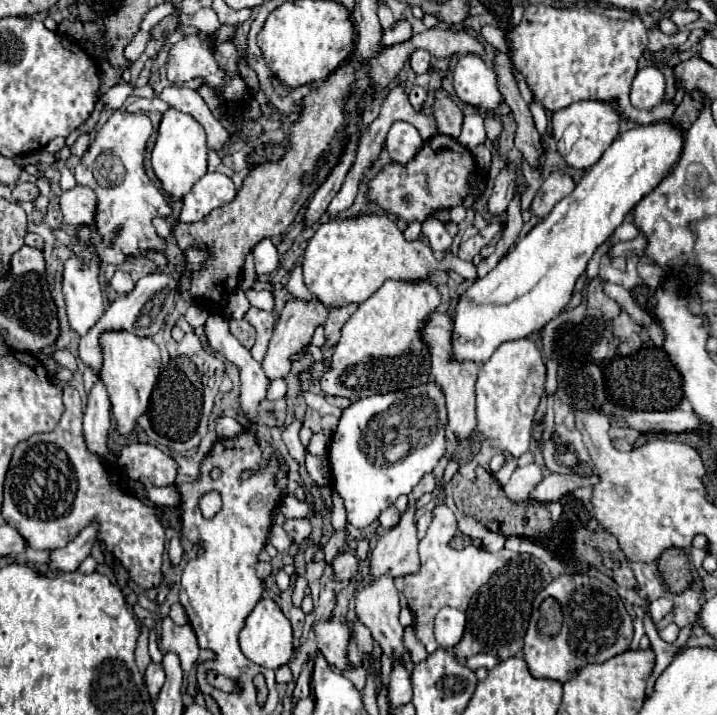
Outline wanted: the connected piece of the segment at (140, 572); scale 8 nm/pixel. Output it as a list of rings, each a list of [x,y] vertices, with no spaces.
[[[65,386],[63,402],[65,402],[65,412],[53,432],[35,434],[17,444],[7,478],[5,478],[5,492],[3,492],[5,502],[1,508],[1,516],[9,526],[13,526],[23,536],[23,540],[27,542],[27,548],[33,548],[33,550],[63,548],[91,520],[97,520],[101,524],[99,540],[105,542],[107,550],[111,550],[114,557],[121,560],[121,564],[129,570],[131,578],[141,588],[153,588],[161,582],[161,562],[163,562],[163,550],[165,550],[165,530],[161,522],[157,520],[157,512],[141,504],[135,496],[121,492],[118,487],[120,470],[103,466],[87,450],[85,440],[83,440],[83,428],[81,428],[83,404],[77,390],[71,386]]]

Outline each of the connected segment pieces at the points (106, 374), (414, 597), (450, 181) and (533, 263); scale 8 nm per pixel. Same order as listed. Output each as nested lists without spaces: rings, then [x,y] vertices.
[[[125,330],[103,332],[99,336],[99,346],[103,352],[103,366],[99,370],[99,378],[109,392],[111,412],[117,418],[119,432],[129,434],[133,430],[135,420],[147,410],[151,390],[157,382],[159,368],[161,368],[159,346],[147,336],[137,336]]]
[[[439,504],[433,508],[433,520],[423,540],[419,540],[419,558],[421,566],[419,572],[405,576],[405,596],[407,604],[413,610],[415,616],[415,632],[417,638],[425,644],[427,654],[433,654],[439,644],[433,636],[433,618],[435,614],[445,606],[457,606],[459,610],[467,610],[471,596],[507,562],[516,559],[517,554],[506,548],[500,551],[489,552],[477,546],[467,546],[463,550],[451,550],[449,542],[457,532],[457,518],[451,508],[445,504]]]
[[[437,134],[423,144],[423,148],[407,166],[389,164],[385,170],[381,170],[377,178],[369,184],[367,196],[369,200],[375,200],[383,210],[403,218],[405,222],[423,222],[437,208],[453,208],[461,204],[461,200],[471,192],[469,176],[473,168],[473,156],[467,148],[463,148],[457,140],[449,136]]]
[[[645,124],[619,134],[575,190],[533,226],[485,278],[473,282],[459,298],[453,320],[455,358],[483,364],[503,342],[527,338],[557,318],[595,250],[631,208],[669,174],[681,158],[683,146],[683,132],[671,124]]]

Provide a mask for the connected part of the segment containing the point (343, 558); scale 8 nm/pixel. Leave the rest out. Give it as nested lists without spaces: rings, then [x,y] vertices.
[[[341,552],[333,562],[333,576],[337,582],[349,582],[357,576],[357,558],[353,552]]]

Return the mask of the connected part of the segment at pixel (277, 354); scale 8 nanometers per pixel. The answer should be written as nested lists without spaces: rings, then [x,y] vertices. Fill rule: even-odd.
[[[293,298],[285,304],[285,308],[281,310],[281,318],[273,330],[273,336],[269,340],[269,348],[267,348],[267,356],[263,360],[263,370],[267,374],[269,380],[275,380],[275,378],[285,378],[291,370],[291,362],[289,362],[289,356],[299,352],[301,348],[309,346],[311,338],[313,338],[313,332],[317,326],[321,326],[327,318],[327,308],[323,306],[321,300],[299,300],[299,298]]]

